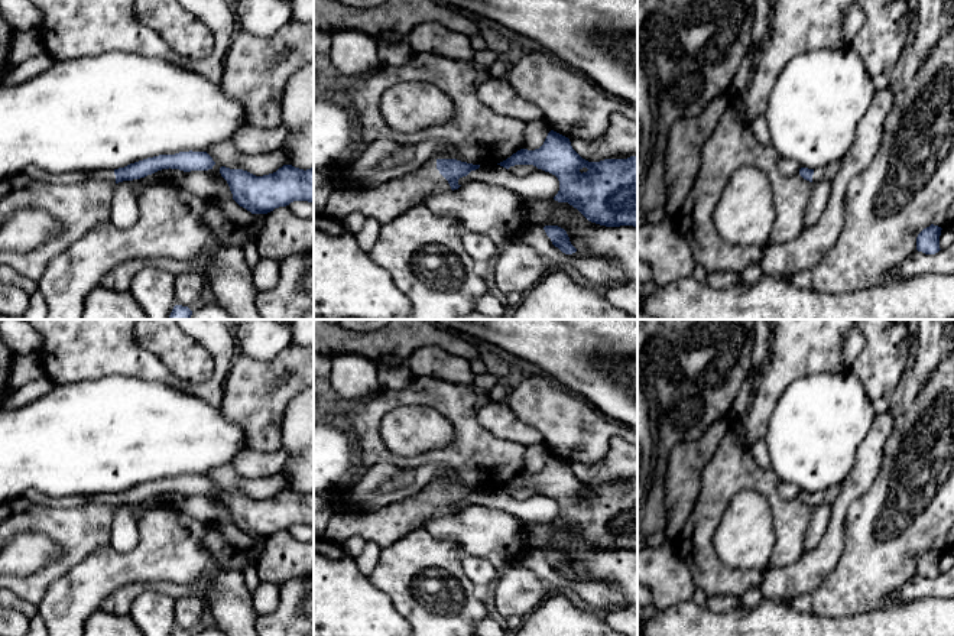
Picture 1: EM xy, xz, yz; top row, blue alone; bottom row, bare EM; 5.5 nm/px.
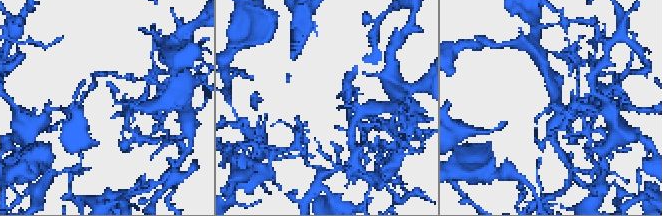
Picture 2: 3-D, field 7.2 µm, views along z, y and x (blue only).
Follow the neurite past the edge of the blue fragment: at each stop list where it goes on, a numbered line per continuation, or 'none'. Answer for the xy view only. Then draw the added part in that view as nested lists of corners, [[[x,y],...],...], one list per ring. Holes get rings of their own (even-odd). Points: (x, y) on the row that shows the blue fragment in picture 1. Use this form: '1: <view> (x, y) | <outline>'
1: xy (109, 175) | [[[101,169],[95,172],[90,172],[90,175],[93,179],[116,182],[114,169]]]

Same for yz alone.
1: yz (827, 172) | [[[835,162],[835,163],[830,163],[827,166],[814,169],[812,182],[817,184],[824,179],[831,181],[838,173],[840,168],[841,168],[840,162]]]

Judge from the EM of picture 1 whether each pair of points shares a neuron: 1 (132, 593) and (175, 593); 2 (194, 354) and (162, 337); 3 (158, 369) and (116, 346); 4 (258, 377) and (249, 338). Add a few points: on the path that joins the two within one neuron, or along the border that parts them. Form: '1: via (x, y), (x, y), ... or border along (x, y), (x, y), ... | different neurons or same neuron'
1: via (142, 587), (165, 587) | same neuron
2: via (187, 354), (182, 354), (169, 341) | same neuron
3: via (148, 366), (126, 356) | same neuron
4: border along (285, 347), (271, 360), (256, 360), (237, 353) | different neurons

